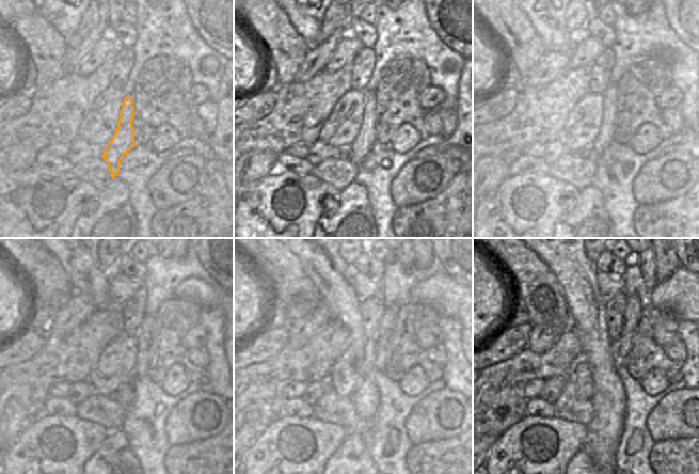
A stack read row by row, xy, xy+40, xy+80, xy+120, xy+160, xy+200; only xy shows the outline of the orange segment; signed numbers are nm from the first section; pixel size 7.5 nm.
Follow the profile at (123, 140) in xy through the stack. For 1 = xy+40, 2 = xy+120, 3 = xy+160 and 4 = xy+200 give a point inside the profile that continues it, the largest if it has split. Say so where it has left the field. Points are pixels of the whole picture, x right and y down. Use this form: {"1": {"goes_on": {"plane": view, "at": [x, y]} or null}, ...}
{"1": {"goes_on": {"plane": "xy+40", "at": [365, 139]}}, "2": {"goes_on": {"plane": "xy+120", "at": [144, 334]}}, "3": {"goes_on": {"plane": "xy+160", "at": [386, 329]}}, "4": {"goes_on": {"plane": "xy+200", "at": [621, 348]}}}

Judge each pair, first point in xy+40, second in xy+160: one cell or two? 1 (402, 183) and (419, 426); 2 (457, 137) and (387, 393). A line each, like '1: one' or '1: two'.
1: one
2: two

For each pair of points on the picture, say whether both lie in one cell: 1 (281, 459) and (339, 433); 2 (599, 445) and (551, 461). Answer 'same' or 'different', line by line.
1: same
2: different

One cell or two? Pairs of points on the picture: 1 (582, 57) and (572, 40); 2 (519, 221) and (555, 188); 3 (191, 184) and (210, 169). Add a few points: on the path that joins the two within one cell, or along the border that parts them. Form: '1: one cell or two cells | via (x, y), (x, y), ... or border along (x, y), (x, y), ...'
1: two cells | border along (589, 35), (581, 41), (572, 52)
2: one cell | via (531, 223), (536, 223), (542, 216), (549, 201)
3: two cells | border along (206, 161), (205, 171), (209, 175)

